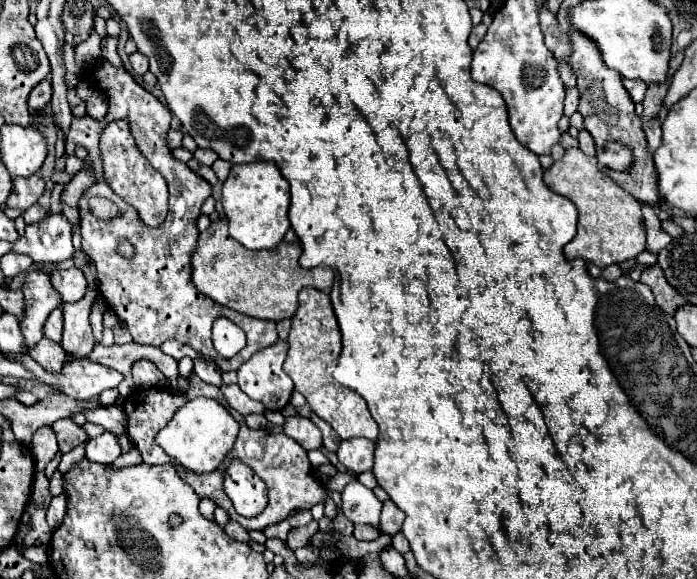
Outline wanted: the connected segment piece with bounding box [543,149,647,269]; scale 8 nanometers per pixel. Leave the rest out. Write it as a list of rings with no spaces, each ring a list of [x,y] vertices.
[[[567,149],[563,159],[555,161],[551,169],[545,171],[545,185],[571,199],[579,211],[577,235],[565,245],[565,257],[585,259],[597,267],[609,267],[627,259],[635,259],[645,251],[645,229],[641,203],[633,195],[623,191],[607,173],[597,167],[597,157],[585,155],[581,149]]]

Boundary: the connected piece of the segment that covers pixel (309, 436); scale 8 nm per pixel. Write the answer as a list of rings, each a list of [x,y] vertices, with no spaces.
[[[289,417],[283,425],[283,433],[293,437],[297,443],[301,443],[307,451],[309,449],[319,449],[323,445],[321,431],[311,423],[307,417]]]

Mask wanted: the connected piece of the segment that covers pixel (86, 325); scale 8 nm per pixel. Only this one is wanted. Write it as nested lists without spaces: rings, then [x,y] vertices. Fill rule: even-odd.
[[[89,289],[83,299],[79,299],[77,303],[67,303],[67,307],[63,307],[65,327],[63,327],[61,347],[65,349],[67,355],[73,355],[77,359],[85,359],[95,345],[95,339],[91,335],[91,323],[89,323],[89,311],[95,297],[97,291]]]

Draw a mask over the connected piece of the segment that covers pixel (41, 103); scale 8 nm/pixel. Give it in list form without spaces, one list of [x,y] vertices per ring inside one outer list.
[[[45,79],[31,91],[29,107],[35,111],[41,111],[49,105],[49,101],[51,101],[51,83],[49,83],[49,79]]]

